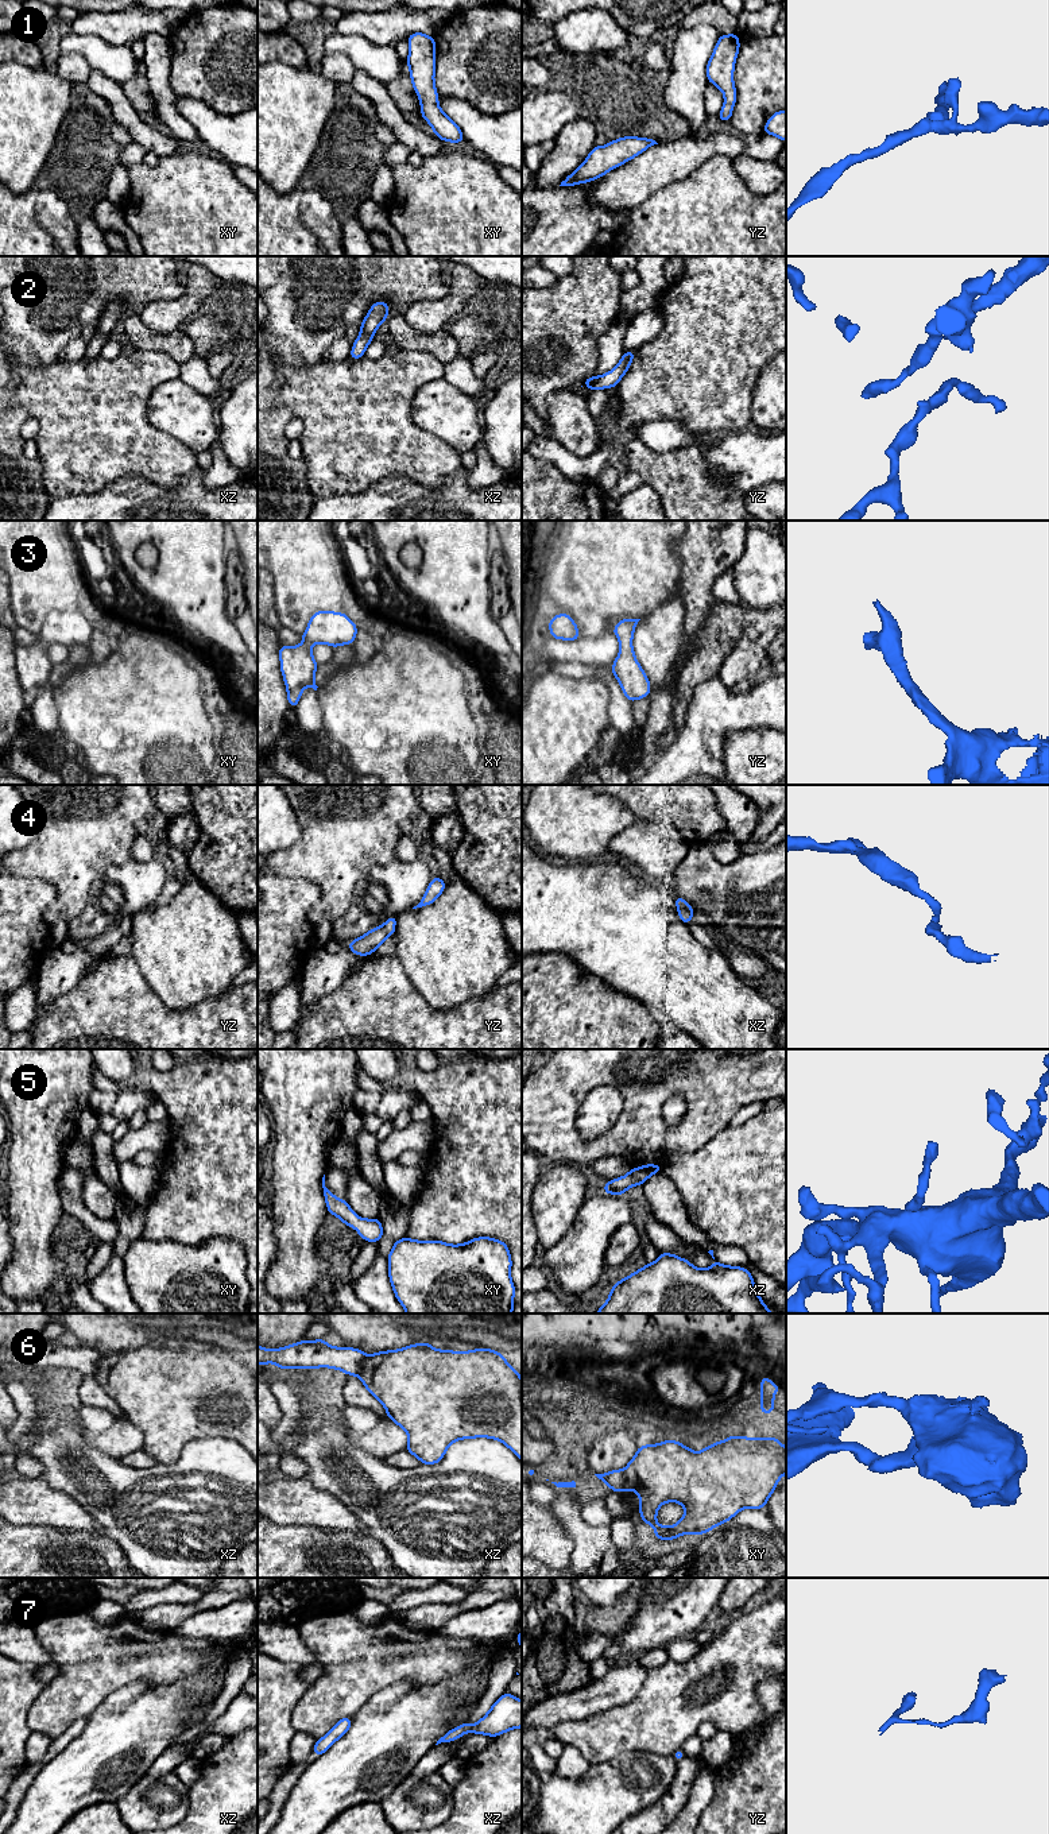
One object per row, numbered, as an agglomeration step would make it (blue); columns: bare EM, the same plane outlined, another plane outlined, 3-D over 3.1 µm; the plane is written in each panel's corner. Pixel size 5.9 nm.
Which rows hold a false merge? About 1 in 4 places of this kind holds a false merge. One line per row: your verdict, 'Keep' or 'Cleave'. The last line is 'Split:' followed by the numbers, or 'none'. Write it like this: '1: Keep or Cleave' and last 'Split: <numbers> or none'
1: Keep
2: Keep
3: Keep
4: Keep
5: Keep
6: Cleave
7: Keep
Split: 6

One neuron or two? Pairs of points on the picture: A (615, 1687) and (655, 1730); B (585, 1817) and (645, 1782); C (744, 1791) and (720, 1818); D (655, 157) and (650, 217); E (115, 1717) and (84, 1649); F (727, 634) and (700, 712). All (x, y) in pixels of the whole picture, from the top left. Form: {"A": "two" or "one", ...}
{"A": "two", "B": "one", "C": "one", "D": "two", "E": "two", "F": "two"}

